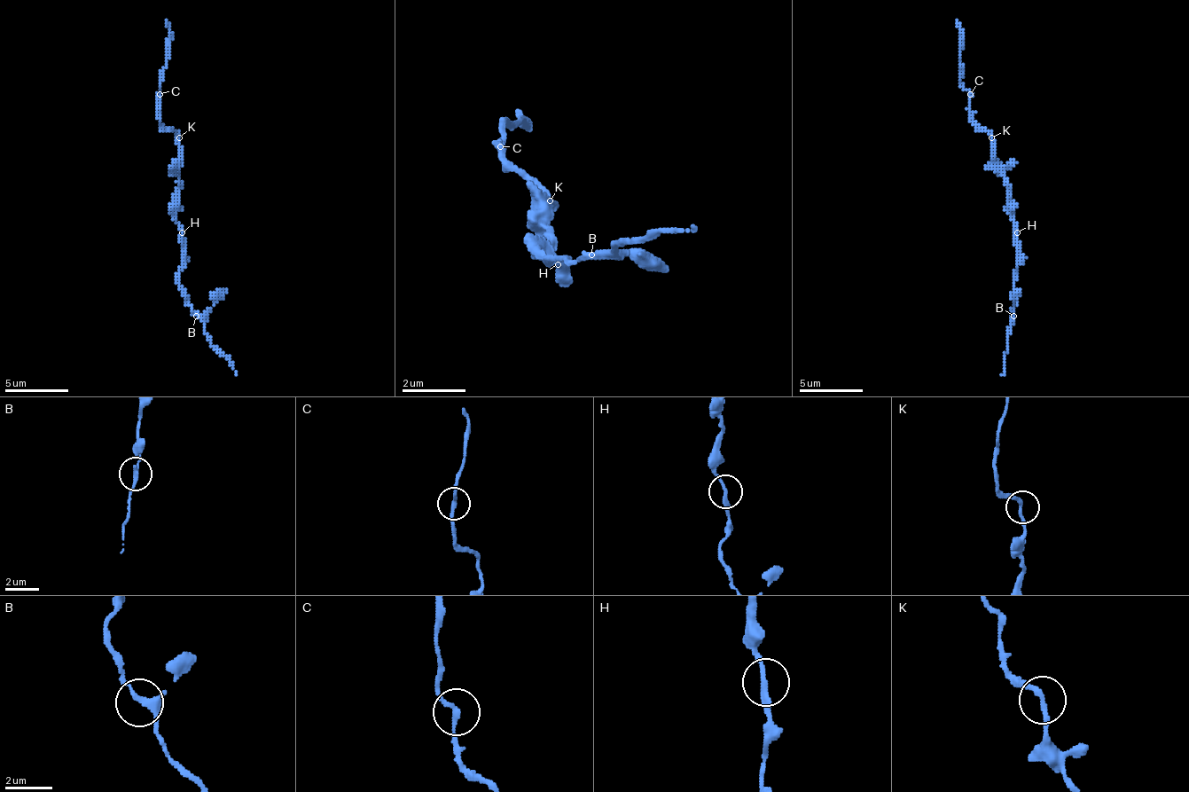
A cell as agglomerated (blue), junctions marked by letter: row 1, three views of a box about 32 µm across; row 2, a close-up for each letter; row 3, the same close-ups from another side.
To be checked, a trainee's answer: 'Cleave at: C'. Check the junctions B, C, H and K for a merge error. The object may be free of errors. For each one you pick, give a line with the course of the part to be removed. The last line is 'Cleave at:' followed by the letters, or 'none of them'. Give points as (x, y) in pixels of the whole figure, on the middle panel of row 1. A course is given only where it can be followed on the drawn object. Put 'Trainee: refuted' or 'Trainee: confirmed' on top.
Trainee: confirmed
C: course (502, 145), (510, 121), (518, 113)
Cleave at: C

